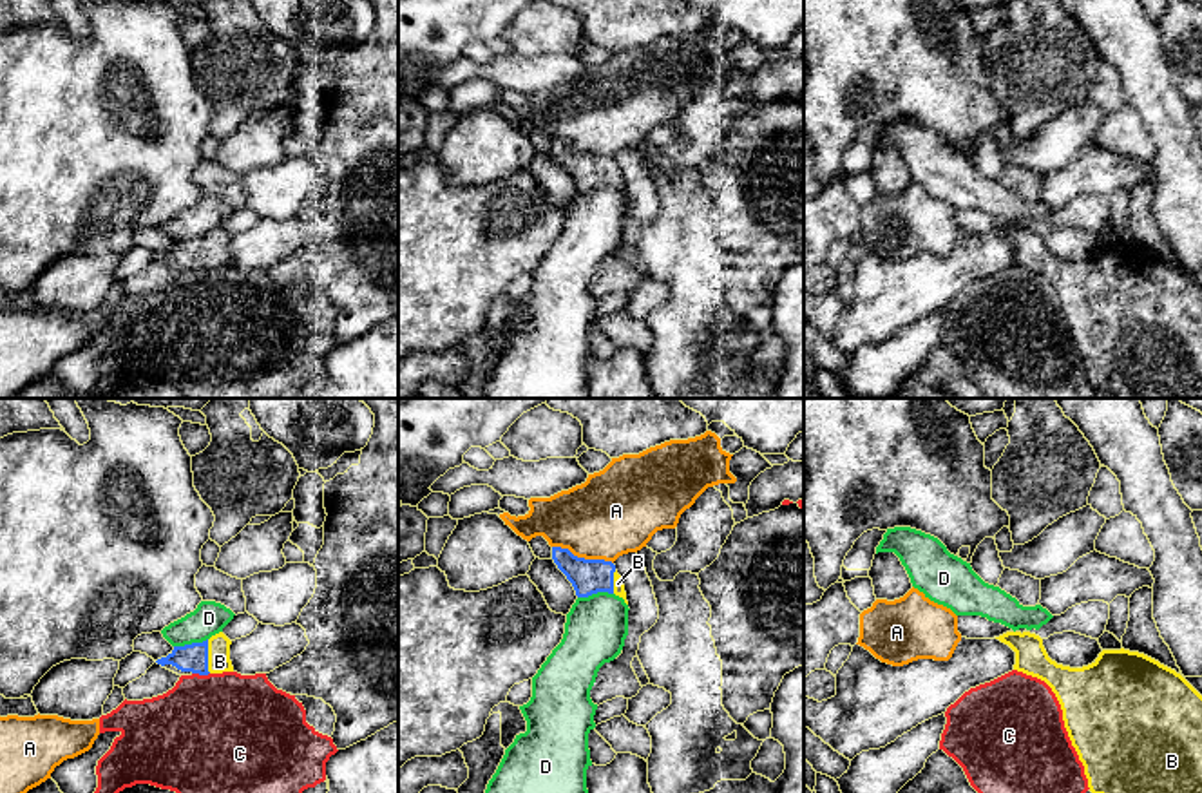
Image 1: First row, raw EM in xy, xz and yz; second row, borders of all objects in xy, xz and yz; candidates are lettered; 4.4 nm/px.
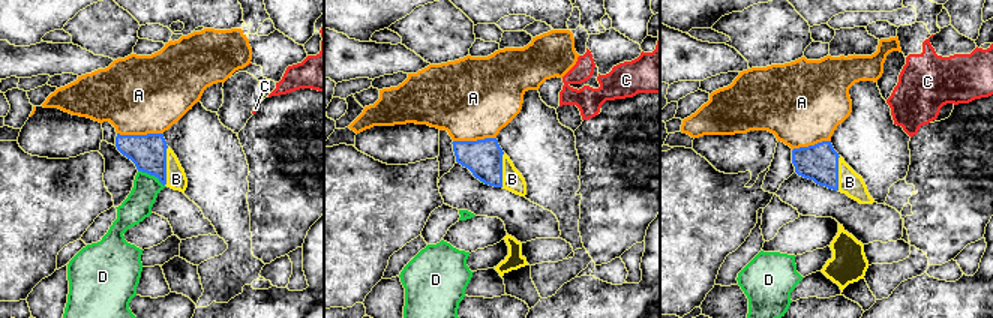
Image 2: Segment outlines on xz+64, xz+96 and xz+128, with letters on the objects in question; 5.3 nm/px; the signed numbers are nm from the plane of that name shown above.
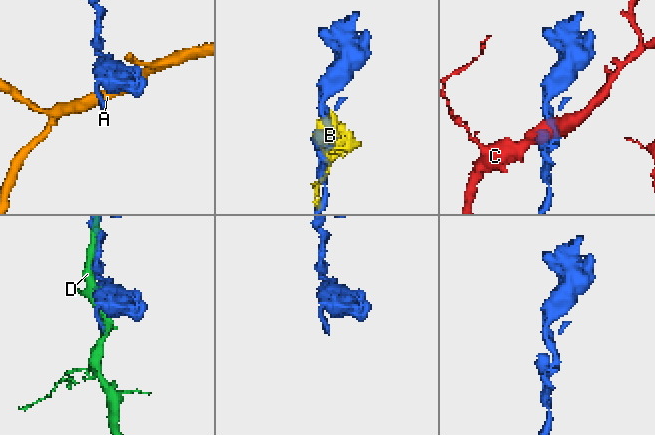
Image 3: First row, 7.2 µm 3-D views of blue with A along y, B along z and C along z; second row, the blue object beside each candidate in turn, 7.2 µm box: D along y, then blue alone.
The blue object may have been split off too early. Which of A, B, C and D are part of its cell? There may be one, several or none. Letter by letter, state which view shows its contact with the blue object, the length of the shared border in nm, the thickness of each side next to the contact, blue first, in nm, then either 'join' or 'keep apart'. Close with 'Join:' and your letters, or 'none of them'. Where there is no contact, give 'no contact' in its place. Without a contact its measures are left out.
A: xz | 280 nm | 160/380 nm | keep apart
B: xy | 150 nm | 130/100 nm | join
C: xy | 80 nm | 130/480 nm | keep apart
D: xz | 160 nm | 160/280 nm | keep apart
Join: B

